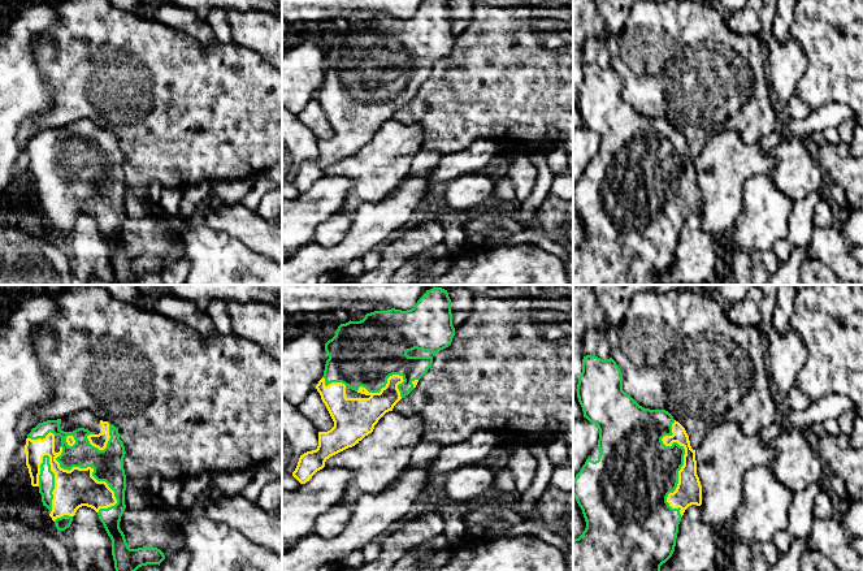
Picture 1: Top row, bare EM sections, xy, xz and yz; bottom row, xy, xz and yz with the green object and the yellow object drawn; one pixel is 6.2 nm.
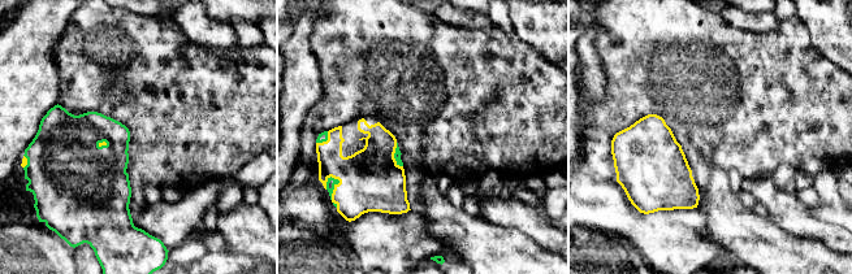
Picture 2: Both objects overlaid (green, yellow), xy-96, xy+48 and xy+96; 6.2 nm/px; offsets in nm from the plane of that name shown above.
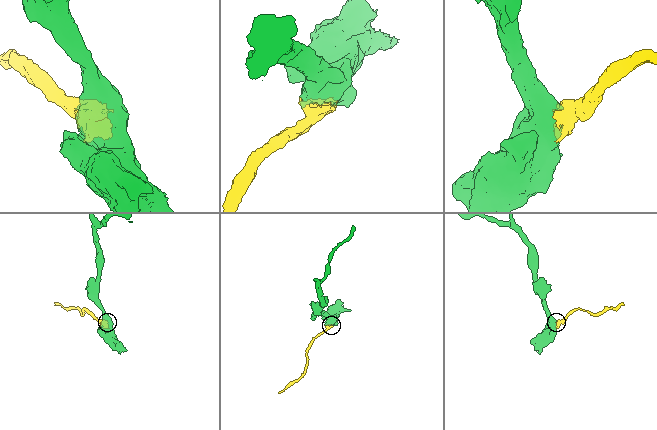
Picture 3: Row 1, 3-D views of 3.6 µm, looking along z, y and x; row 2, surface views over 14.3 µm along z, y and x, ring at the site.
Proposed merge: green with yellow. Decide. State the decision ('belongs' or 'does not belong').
belongs

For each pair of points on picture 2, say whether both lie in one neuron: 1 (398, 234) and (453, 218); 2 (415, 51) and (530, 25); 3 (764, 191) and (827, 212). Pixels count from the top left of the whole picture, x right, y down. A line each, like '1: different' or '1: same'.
1: different
2: different
3: different

